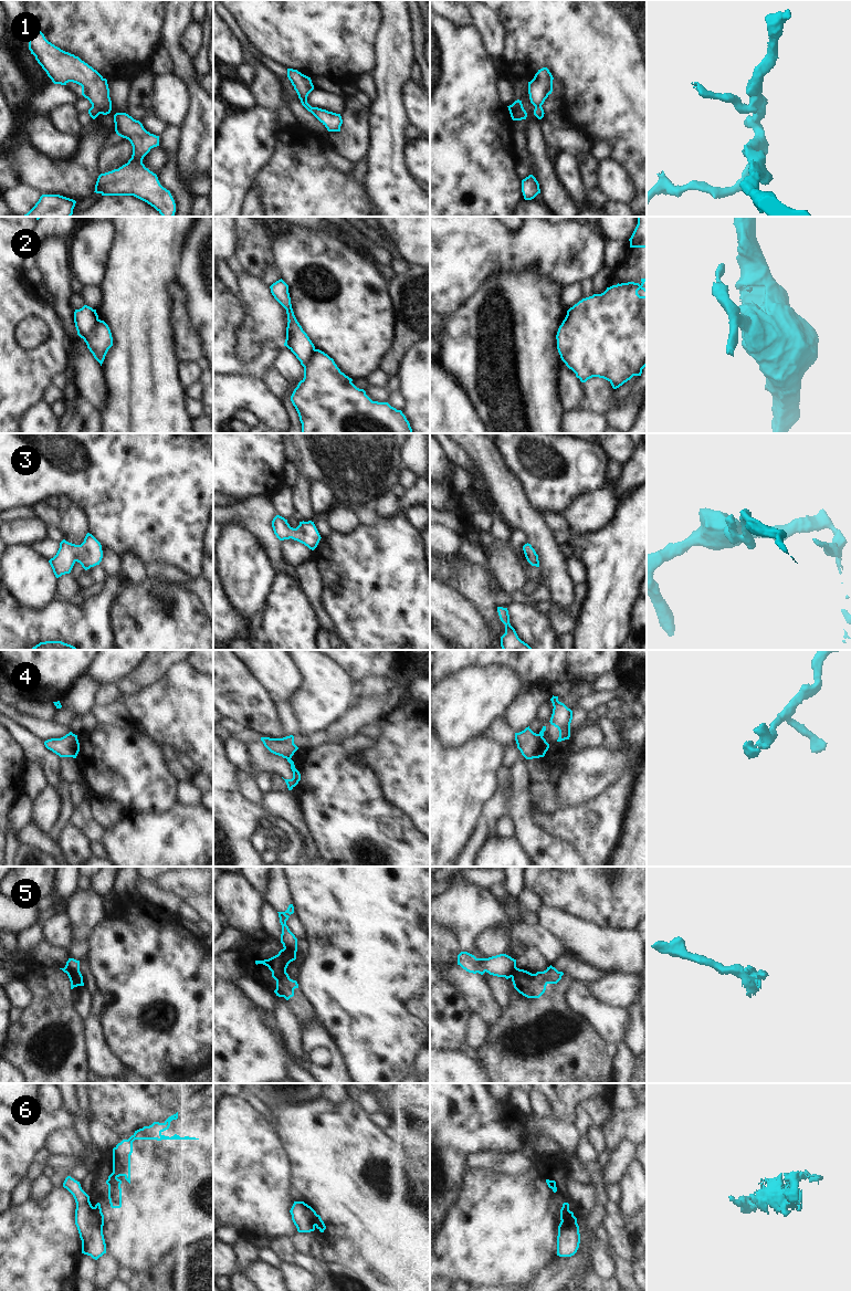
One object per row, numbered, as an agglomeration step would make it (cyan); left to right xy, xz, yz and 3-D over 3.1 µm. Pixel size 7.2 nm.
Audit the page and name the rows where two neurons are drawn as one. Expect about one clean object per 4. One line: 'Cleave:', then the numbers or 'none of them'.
Cleave: 1, 2, 4, 5, 6

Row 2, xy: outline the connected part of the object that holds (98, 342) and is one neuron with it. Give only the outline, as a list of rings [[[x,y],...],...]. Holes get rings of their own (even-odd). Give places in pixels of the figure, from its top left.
[[[98,319],[93,330],[83,339],[94,358],[102,366],[108,349],[113,346],[113,337],[108,325]]]

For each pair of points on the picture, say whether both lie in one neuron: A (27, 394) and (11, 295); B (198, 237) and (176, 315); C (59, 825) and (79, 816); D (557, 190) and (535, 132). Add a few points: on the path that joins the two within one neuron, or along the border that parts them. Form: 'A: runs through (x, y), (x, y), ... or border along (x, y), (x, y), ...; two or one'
A: runs through (11, 369), (11, 319); one
B: border along (174, 281), (185, 295), (185, 308), (188, 316); two
C: border along (74, 808), (67, 822); two
D: runs through (546, 176), (536, 146); one

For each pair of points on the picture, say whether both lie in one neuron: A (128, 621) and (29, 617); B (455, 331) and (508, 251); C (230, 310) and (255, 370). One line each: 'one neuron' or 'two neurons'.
A: two neurons
B: two neurons
C: one neuron

